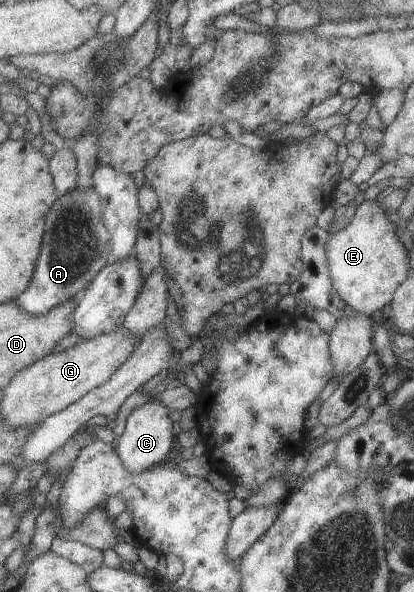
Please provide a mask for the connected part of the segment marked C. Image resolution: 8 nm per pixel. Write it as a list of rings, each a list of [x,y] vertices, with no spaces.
[[[151,398],[129,415],[125,432],[114,442],[115,451],[127,473],[137,475],[141,471],[147,471],[163,463],[170,451],[175,449],[176,442],[172,431],[174,422],[169,418],[169,412],[161,401]]]

